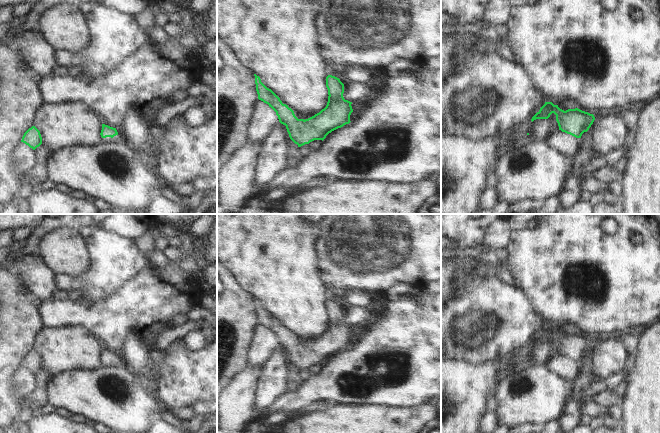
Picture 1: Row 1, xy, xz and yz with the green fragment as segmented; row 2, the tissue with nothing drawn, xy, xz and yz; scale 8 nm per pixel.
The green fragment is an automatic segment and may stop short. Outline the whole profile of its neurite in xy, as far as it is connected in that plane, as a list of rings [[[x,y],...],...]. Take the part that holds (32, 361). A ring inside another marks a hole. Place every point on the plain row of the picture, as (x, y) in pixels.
[[[32,350],[24,357],[21,366],[35,374],[42,368],[40,355],[35,350]]]

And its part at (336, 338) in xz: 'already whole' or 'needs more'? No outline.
already whole

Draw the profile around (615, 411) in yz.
[[[615,404],[609,408],[609,413],[610,415],[617,420],[618,422],[621,422],[623,418],[623,413],[622,413],[622,407],[620,404]]]

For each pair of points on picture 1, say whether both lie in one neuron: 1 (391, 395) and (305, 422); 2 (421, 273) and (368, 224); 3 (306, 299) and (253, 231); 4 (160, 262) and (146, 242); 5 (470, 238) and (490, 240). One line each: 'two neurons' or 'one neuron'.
1: two neurons
2: one neuron
3: one neuron
4: two neurons
5: two neurons

